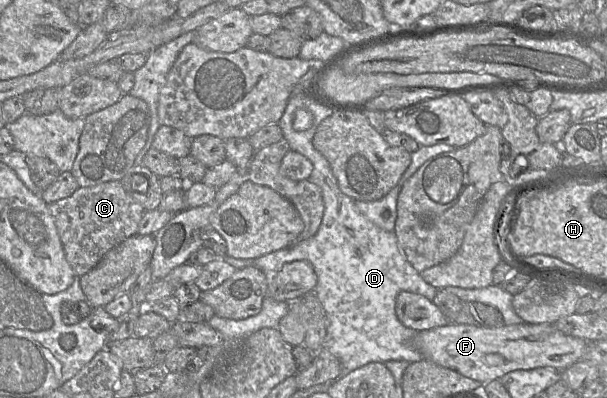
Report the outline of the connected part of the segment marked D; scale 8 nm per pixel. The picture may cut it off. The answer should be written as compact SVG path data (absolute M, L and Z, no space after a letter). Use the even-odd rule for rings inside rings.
M302 84L297 85L292 92L278 124L289 149L299 152L313 164L308 179L319 186L322 192L322 222L313 236L290 248L256 259L238 259L229 255L221 258L236 269L251 266L266 275L278 273L284 264L293 261L304 260L312 265L317 276L314 294L327 317L327 334L323 348L328 349L341 365L341 372L336 380L371 362L419 361L423 357L411 345L411 341L420 331L408 328L399 321L395 312L396 298L400 292L409 291L433 301L438 289L427 283L408 262L395 231L384 230L372 223L358 211L356 201L340 190L329 162L312 143L317 126L332 111L302 94L301 86Z

